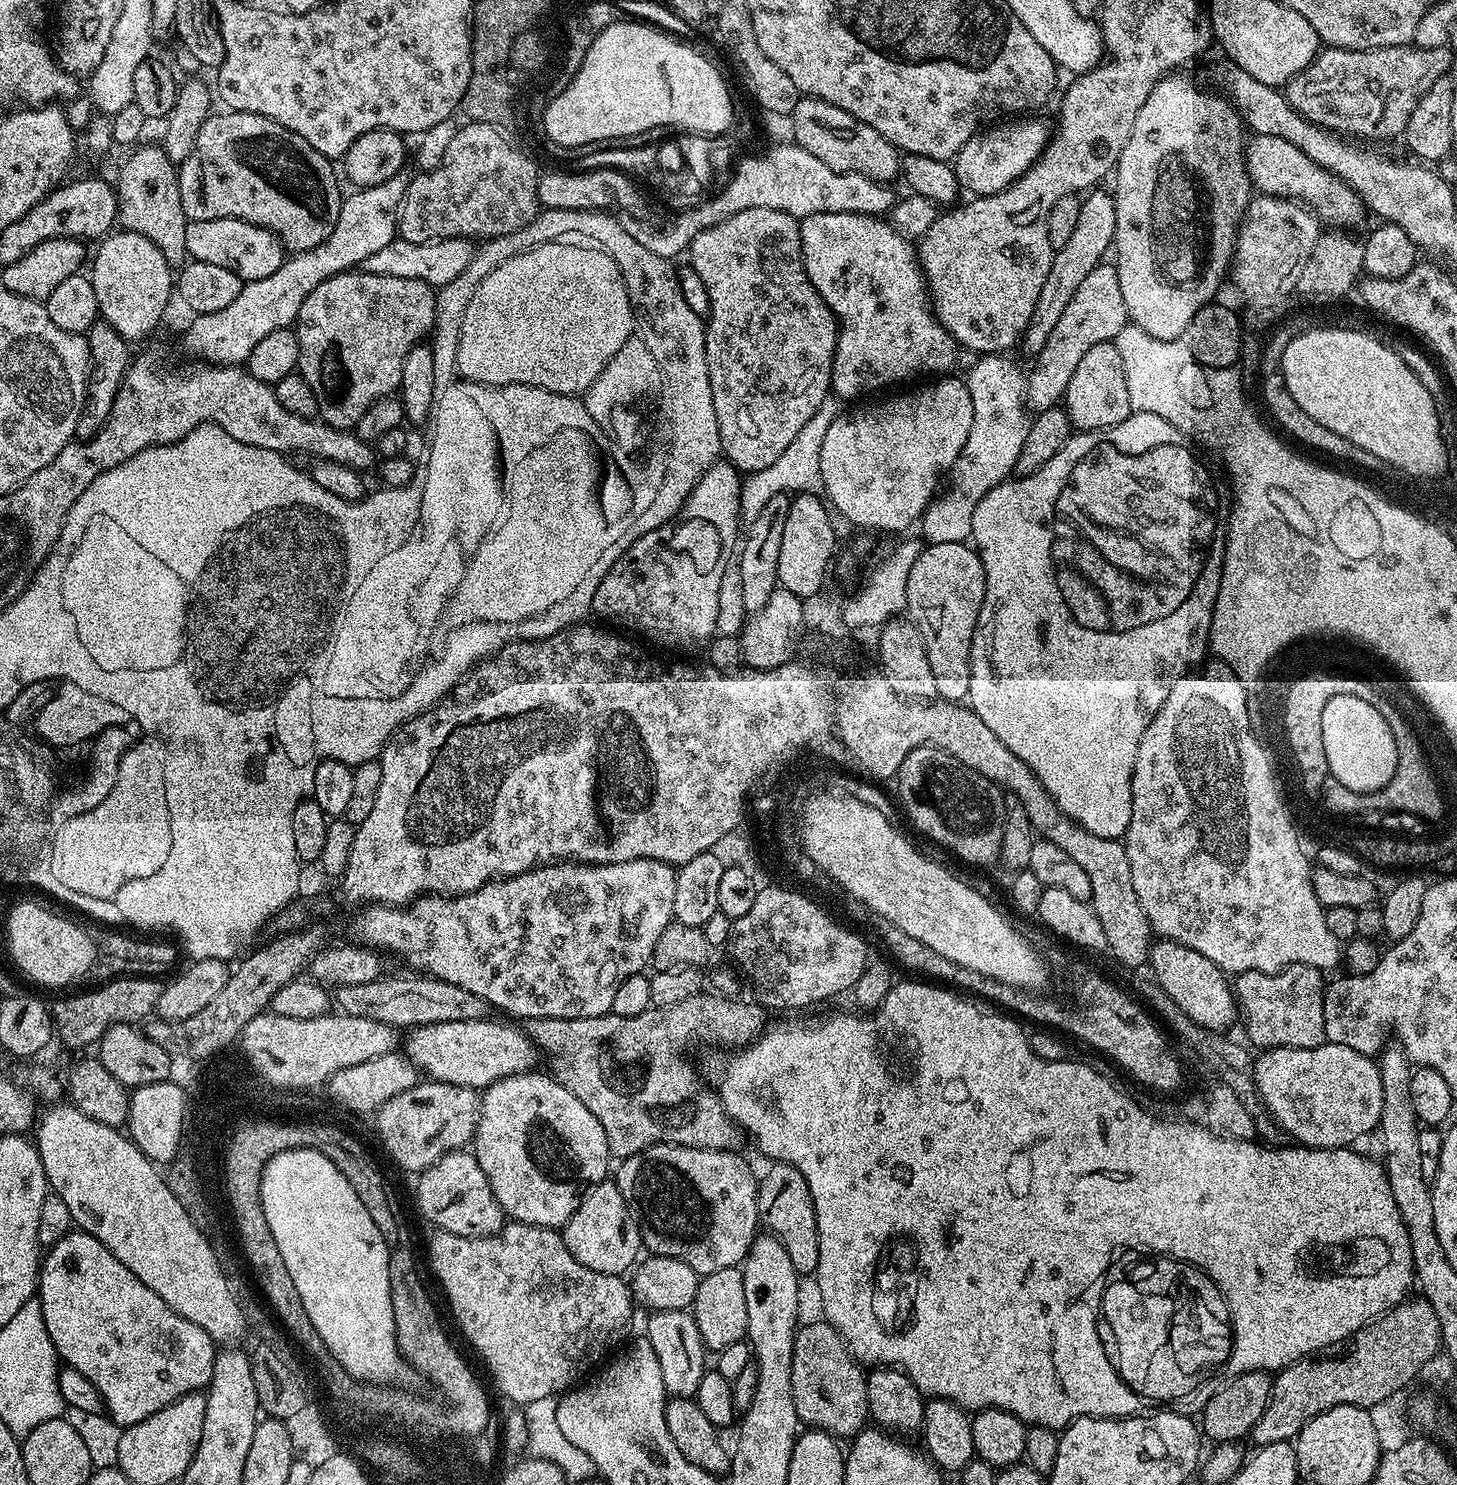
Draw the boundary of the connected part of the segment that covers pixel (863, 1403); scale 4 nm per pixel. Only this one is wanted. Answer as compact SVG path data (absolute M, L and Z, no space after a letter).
M817 1318L813 1324L801 1323L797 1327L790 1386L796 1419L801 1425L817 1432L829 1432L837 1438L852 1438L863 1432L870 1420L867 1381L865 1369L853 1358L844 1339L827 1320Z

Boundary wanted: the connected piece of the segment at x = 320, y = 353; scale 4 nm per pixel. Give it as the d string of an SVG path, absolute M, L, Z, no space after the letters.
M349 270L326 278L326 282L314 286L314 290L310 290L310 294L306 294L306 302L302 302L302 310L298 310L298 318L294 325L294 331L298 338L298 371L302 378L306 378L306 382L310 382L310 390L314 390L314 398L318 402L319 419L335 428L355 429L359 420L374 406L376 400L391 397L399 389L402 378L402 362L406 362L406 354L410 354L410 350L414 350L414 346L421 343L436 324L437 293L437 289L431 288L429 284L418 278L386 278L382 274Z

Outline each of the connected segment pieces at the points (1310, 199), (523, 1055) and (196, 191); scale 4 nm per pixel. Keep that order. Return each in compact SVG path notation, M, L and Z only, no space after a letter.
M1253 135L1247 141L1244 162L1257 193L1295 198L1301 204L1310 206L1316 216L1333 229L1355 229L1355 224L1362 223L1366 217L1364 202L1352 187L1342 182L1342 178L1330 174L1330 170L1318 166L1318 162L1306 158L1306 154L1302 154L1294 142L1286 142L1286 138Z
M485 1018L470 1022L438 1022L430 1026L415 1027L407 1033L408 1041L405 1044L403 1041L403 1055L407 1056L409 1062L427 1079L477 1090L488 1088L503 1076L533 1071L537 1067L538 1049L529 1038L528 1033L524 1031L523 1027L516 1025L515 1028L512 1024L503 1024L500 1020L492 1019Z
M224 110L221 113L221 116L216 116L217 114L209 115L207 122L198 130L198 138L194 142L194 150L190 150L190 158L186 158L178 166L182 210L187 214L188 219L213 220L214 218L234 218L235 220L245 220L251 224L257 224L273 232L280 239L285 249L292 254L309 252L314 250L316 246L322 246L322 242L326 242L326 238L330 238L334 226L338 226L338 218L340 217L342 191L340 192L340 184L336 181L336 172L332 169L335 168L333 161L329 160L327 156L318 154L318 150L314 150L314 146L310 146L310 142L306 142L306 138L286 130L286 126L278 126L278 122L274 122L262 114L234 112L231 110Z

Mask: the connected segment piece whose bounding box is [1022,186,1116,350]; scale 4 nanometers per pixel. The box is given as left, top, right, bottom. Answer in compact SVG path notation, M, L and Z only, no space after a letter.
M1097 186L1087 193L1080 201L1078 210L1078 227L1074 235L1066 241L1066 246L1055 249L1050 266L1050 274L1046 274L1046 283L1042 285L1042 294L1038 294L1038 306L1034 306L1032 320L1024 331L1023 347L1038 350L1046 346L1046 338L1050 338L1050 330L1054 330L1058 318L1070 306L1070 298L1082 286L1086 274L1094 270L1109 255L1116 238L1116 198L1111 191L1103 192L1103 187Z

